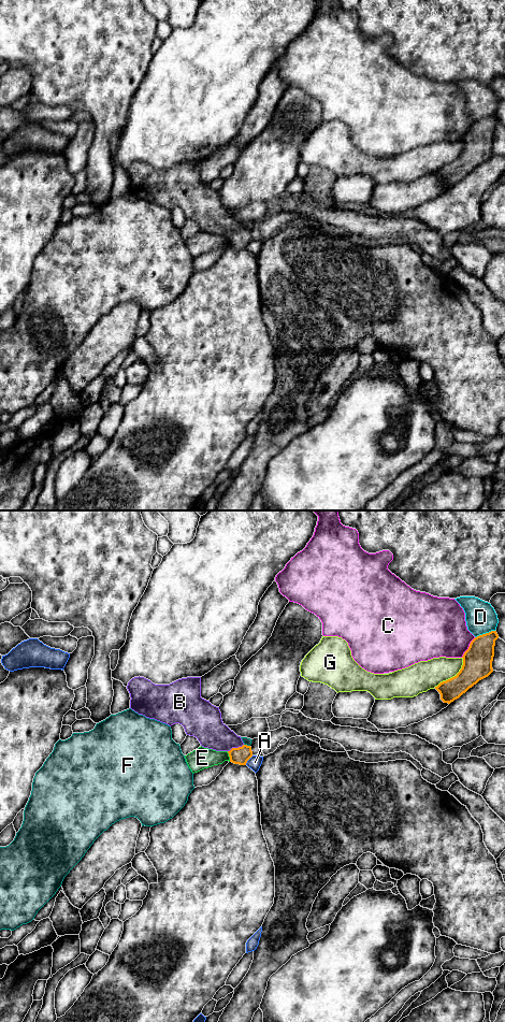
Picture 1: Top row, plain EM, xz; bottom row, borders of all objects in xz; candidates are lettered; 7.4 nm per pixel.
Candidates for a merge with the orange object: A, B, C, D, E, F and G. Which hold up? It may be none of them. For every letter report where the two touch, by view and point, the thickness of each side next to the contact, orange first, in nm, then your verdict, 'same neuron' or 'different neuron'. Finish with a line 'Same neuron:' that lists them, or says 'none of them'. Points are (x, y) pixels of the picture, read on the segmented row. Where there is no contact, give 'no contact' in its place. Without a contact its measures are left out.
A: xz (248, 759) | 130/100 nm | different neuron
B: xz (235, 748) | 130/220 nm | same neuron
C: xz (469, 647) | 220/380 nm | different neuron
D: xz (486, 633) | 220/240 nm | different neuron
E: xz (229, 756) | 130/160 nm | different neuron
F: xz (246, 745) | 130/50 nm | different neuron
G: xz (455, 676) | 220/220 nm | different neuron
Same neuron: B

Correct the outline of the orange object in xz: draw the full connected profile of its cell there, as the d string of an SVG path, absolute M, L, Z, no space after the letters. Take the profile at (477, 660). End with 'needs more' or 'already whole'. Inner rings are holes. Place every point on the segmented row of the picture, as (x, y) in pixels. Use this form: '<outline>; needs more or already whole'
M496 631L475 637L463 654L463 665L452 678L441 682L435 689L444 703L450 704L459 699L479 680L488 677L492 672Z; already whole

